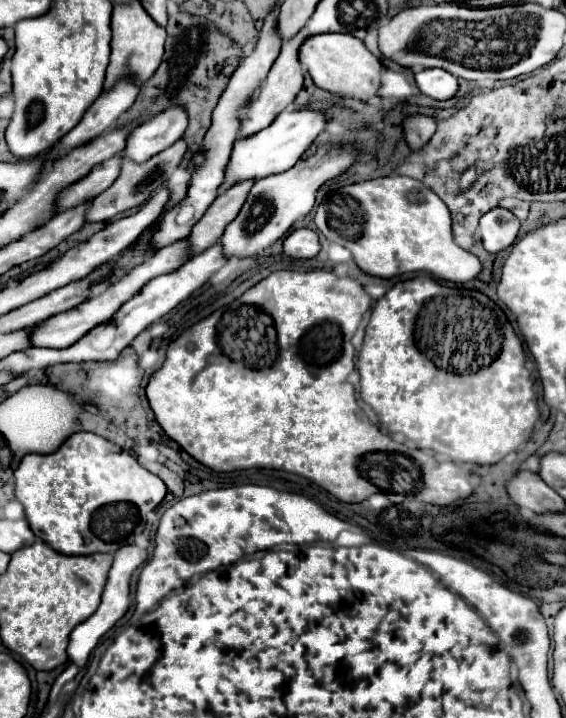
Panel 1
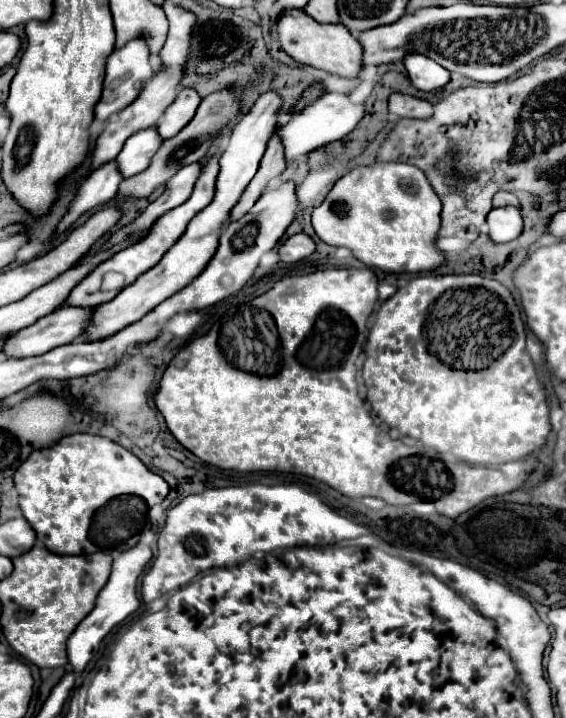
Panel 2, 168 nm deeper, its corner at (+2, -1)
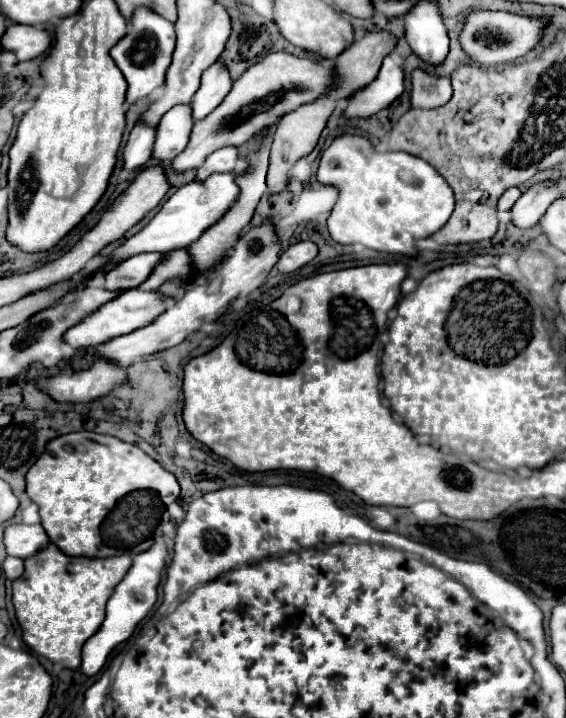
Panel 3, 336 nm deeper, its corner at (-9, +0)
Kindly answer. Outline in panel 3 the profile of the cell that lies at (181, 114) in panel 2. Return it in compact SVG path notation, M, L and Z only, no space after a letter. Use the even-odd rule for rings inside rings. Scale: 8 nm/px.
M218 59L214 65L210 65L204 71L200 89L196 91L196 95L192 99L194 119L204 119L206 115L210 115L224 101L224 97L230 93L230 89L232 89L230 71L228 71L226 63L222 59Z

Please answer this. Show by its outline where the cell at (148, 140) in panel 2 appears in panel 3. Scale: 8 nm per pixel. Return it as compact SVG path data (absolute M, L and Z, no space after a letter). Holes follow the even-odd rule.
M176 105L172 111L164 113L158 123L154 159L158 161L172 161L180 151L186 149L190 131L194 127L192 107L190 105Z

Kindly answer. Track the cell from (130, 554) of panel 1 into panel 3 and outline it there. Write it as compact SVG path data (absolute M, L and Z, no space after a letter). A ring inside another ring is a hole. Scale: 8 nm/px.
M154 543L148 551L134 555L134 563L132 563L130 571L116 585L112 597L108 599L104 623L82 647L82 667L80 669L84 675L88 675L88 677L96 675L104 667L110 651L116 645L120 645L122 641L128 641L132 637L136 625L150 613L150 609L154 607L154 603L158 599L158 585L162 581L162 571L166 567L166 559L168 559L168 549L164 543Z

